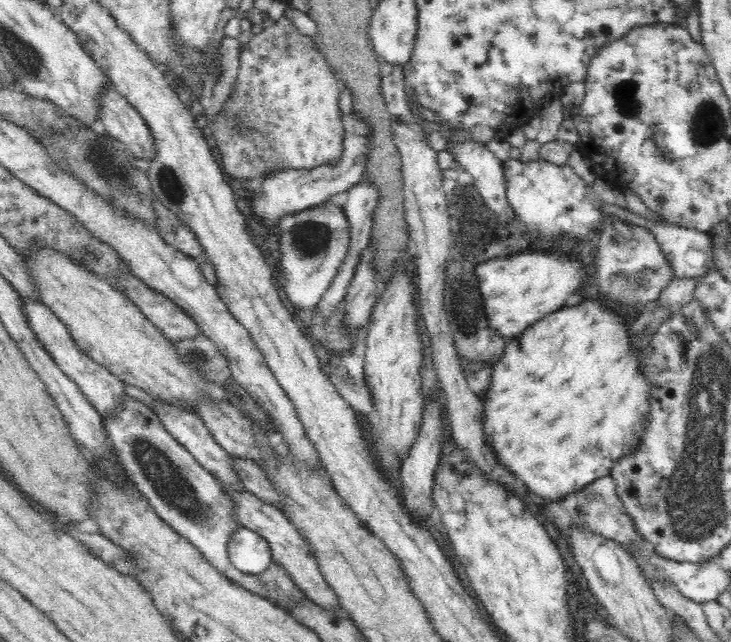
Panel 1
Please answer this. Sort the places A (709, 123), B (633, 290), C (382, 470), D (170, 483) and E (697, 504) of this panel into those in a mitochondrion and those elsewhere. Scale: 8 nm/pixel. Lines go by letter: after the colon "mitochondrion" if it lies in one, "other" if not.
A: mitochondrion
B: mitochondrion
C: other
D: mitochondrion
E: mitochondrion

